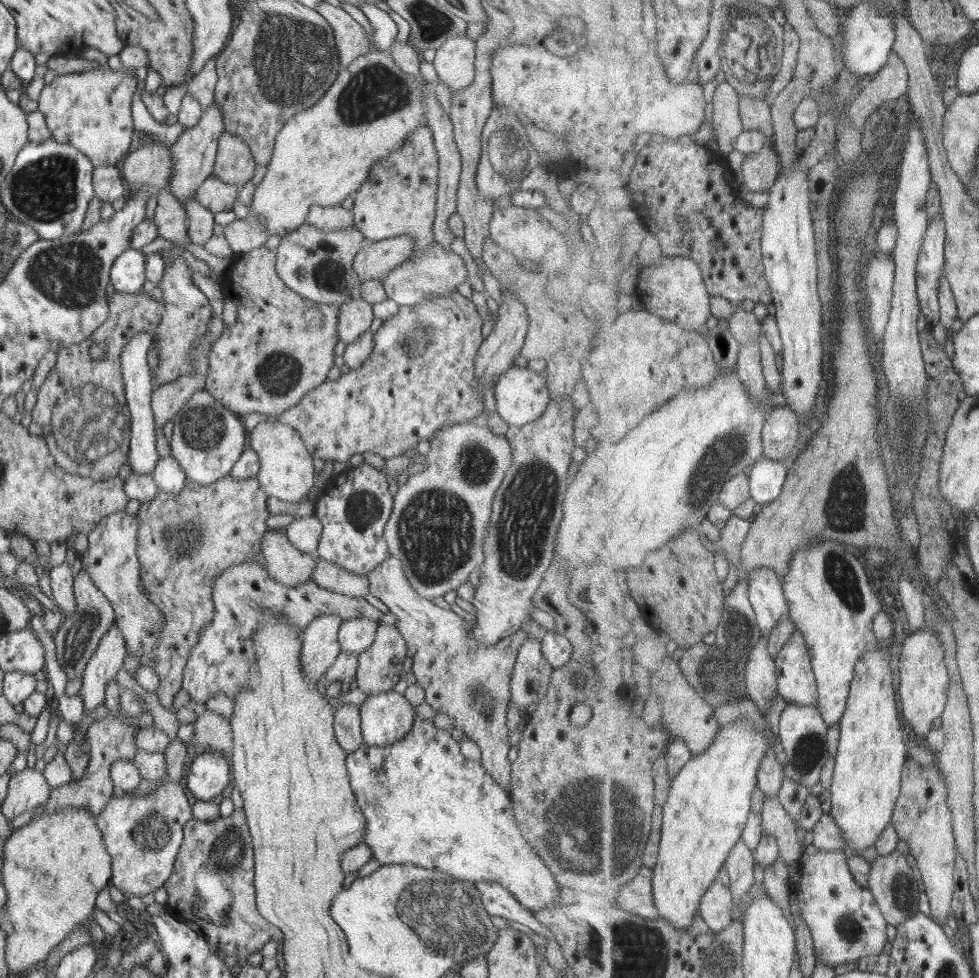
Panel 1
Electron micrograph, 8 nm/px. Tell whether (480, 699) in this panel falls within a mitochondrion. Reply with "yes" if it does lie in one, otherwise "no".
yes

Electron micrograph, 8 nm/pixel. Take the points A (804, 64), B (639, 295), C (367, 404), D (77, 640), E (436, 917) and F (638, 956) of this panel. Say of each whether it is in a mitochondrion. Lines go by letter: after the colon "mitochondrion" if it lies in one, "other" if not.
A: other
B: other
C: other
D: mitochondrion
E: mitochondrion
F: mitochondrion

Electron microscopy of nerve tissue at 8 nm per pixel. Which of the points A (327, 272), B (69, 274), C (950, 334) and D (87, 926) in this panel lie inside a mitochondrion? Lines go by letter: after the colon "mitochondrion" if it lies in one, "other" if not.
A: mitochondrion
B: mitochondrion
C: other
D: other

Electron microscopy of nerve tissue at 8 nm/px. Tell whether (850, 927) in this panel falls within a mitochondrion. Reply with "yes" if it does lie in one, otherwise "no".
yes

